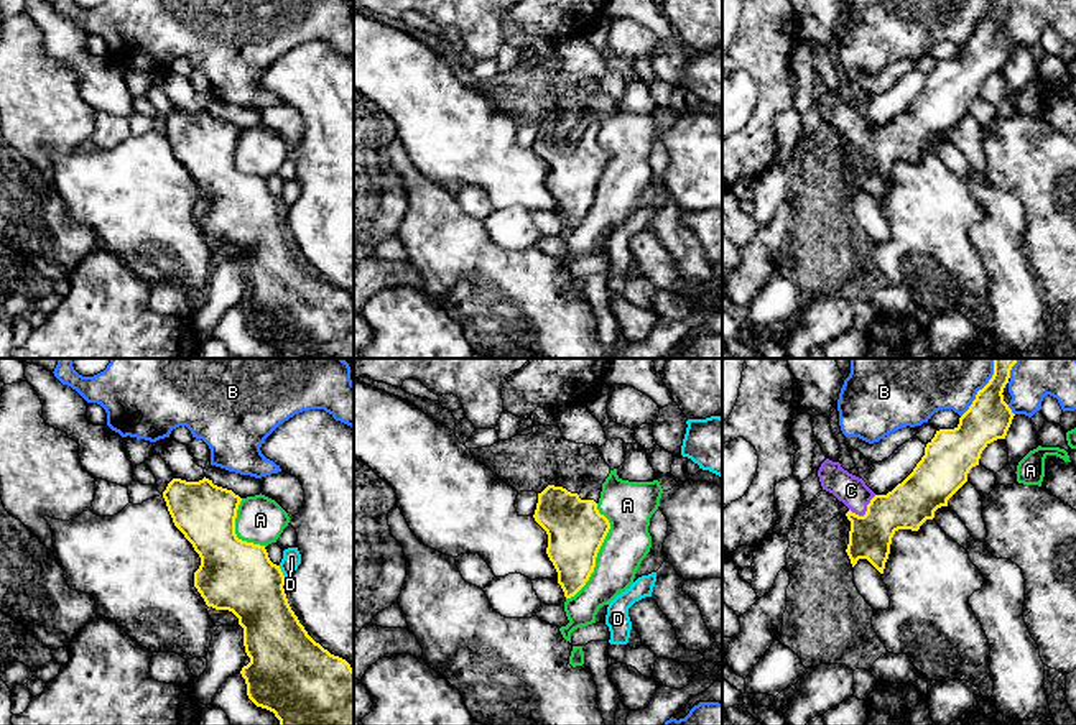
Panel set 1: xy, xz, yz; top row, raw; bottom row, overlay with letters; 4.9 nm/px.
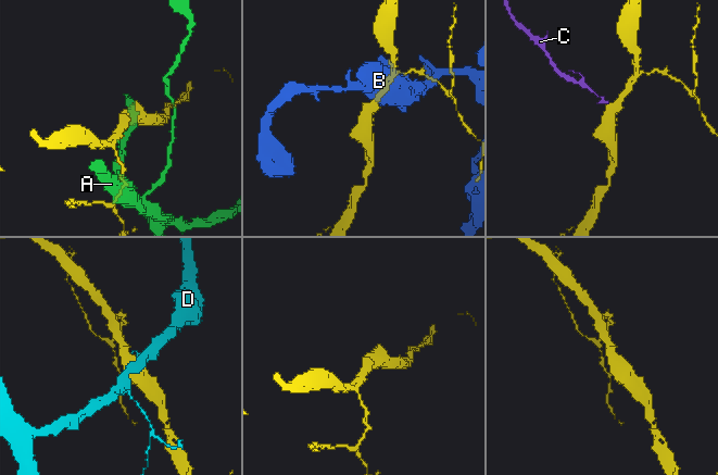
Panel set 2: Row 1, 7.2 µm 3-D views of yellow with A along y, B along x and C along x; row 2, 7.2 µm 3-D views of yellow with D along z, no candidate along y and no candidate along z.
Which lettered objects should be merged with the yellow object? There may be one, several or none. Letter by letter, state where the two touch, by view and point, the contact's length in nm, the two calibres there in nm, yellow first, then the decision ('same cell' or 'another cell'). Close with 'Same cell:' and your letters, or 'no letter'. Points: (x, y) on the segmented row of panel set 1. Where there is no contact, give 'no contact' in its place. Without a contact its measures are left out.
A: contact xz (598, 551); length 500 nm; calibres 280 and 220 nm; another cell
B: contact yz (983, 388); length 340 nm; calibres 220 and 480 nm; another cell
C: contact yz (866, 512); length 150 nm; calibres 220 and 150 nm; same cell
D: contact xy (280, 571); length 70 nm; calibres 340 and 90 nm; another cell
Same cell: C

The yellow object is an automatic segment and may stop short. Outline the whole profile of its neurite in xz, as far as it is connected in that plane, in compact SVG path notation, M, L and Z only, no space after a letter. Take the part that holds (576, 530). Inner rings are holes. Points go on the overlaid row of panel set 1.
M554 485L538 493L533 518L548 534L546 554L564 597L571 598L594 572L610 523L594 500L581 500L577 493Z

